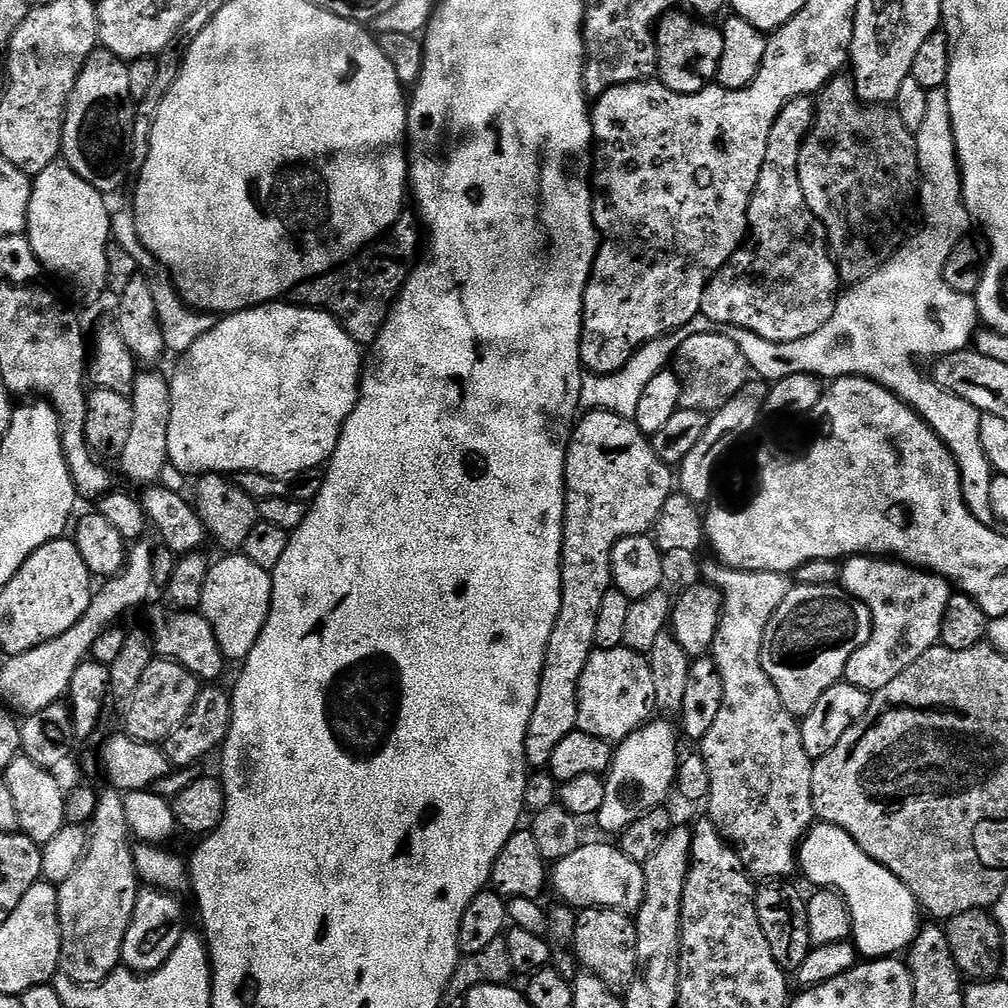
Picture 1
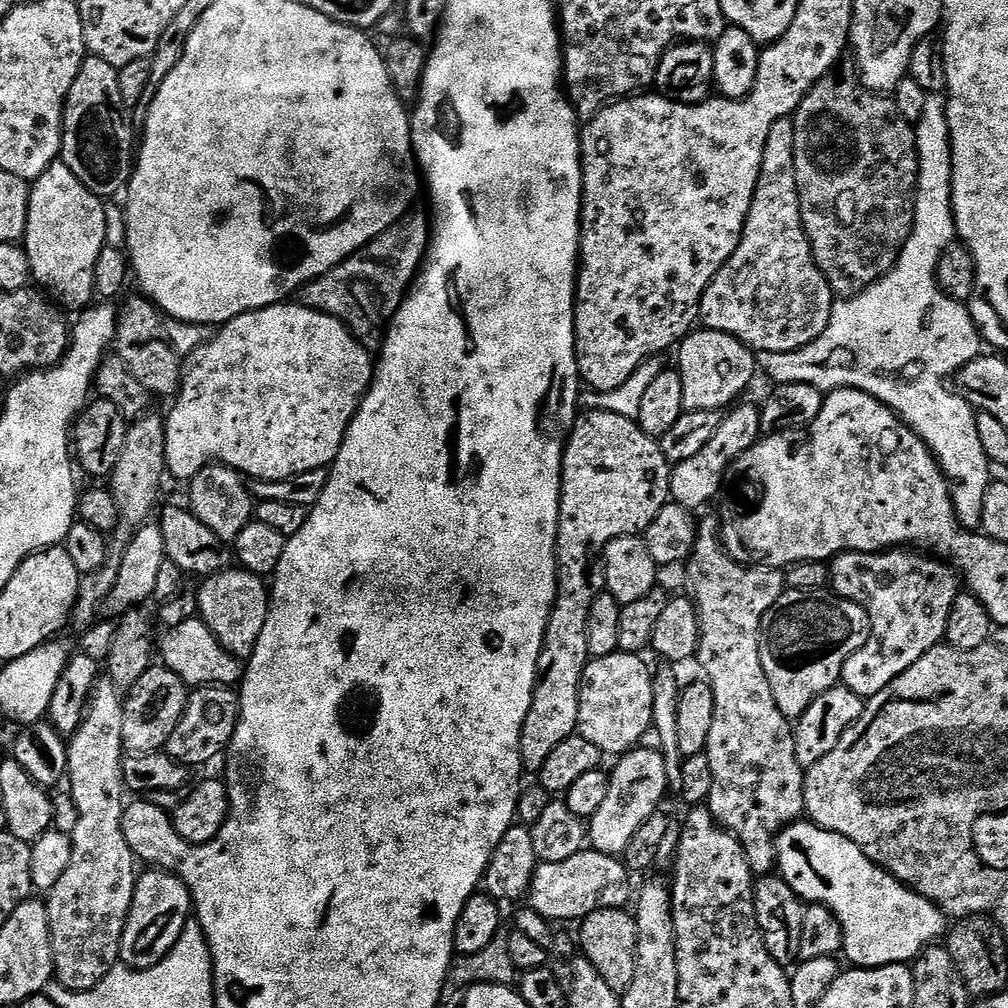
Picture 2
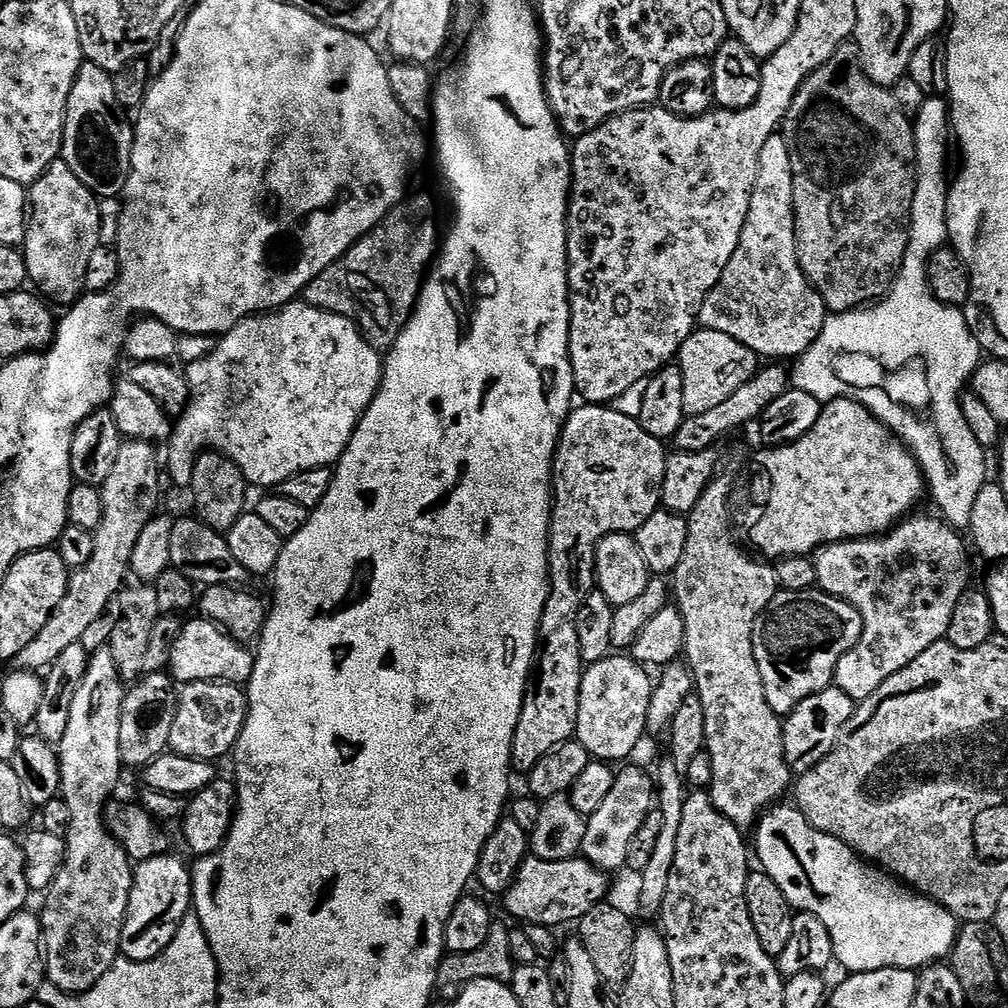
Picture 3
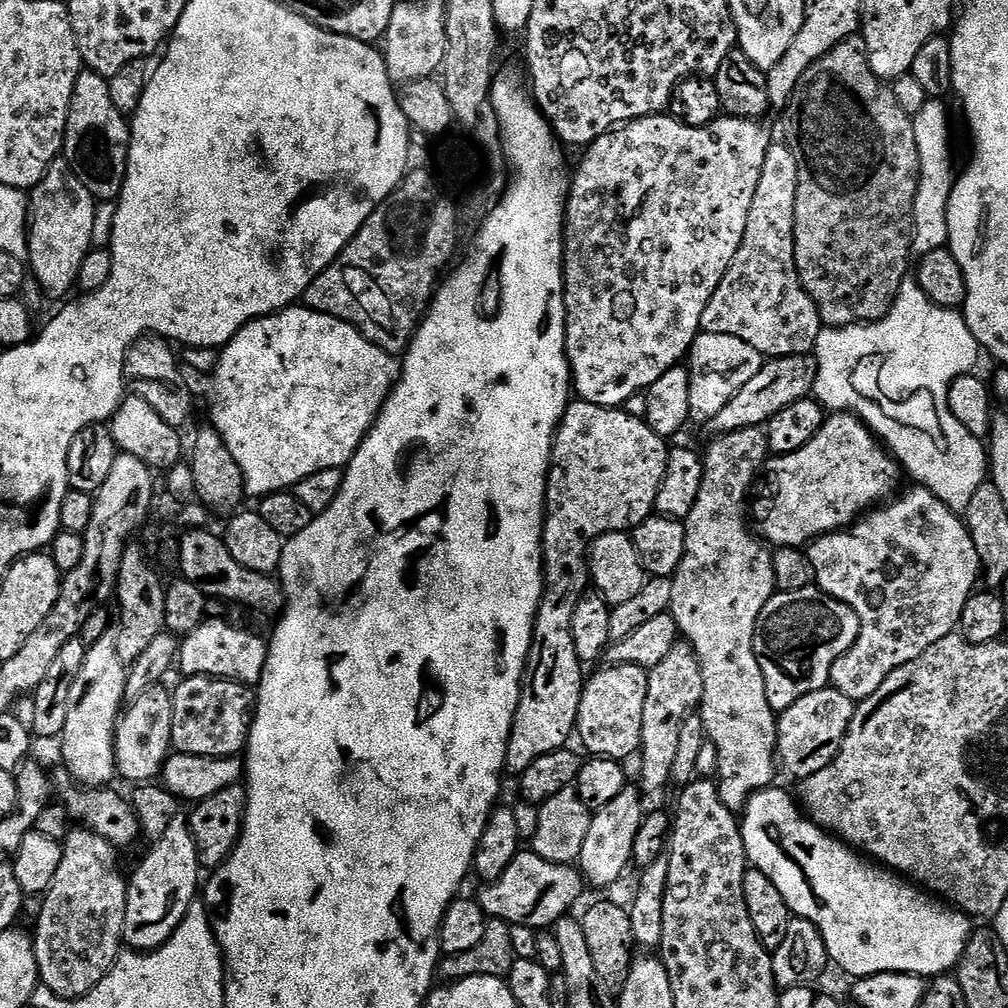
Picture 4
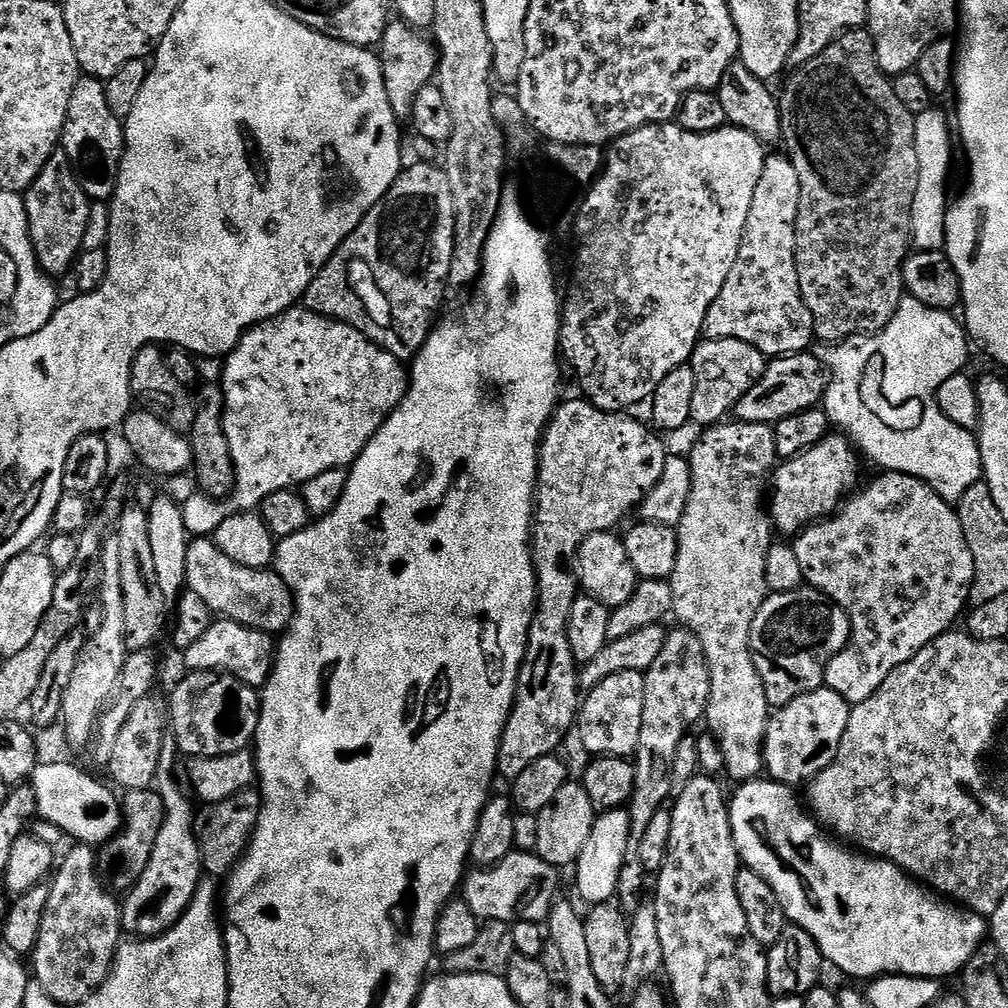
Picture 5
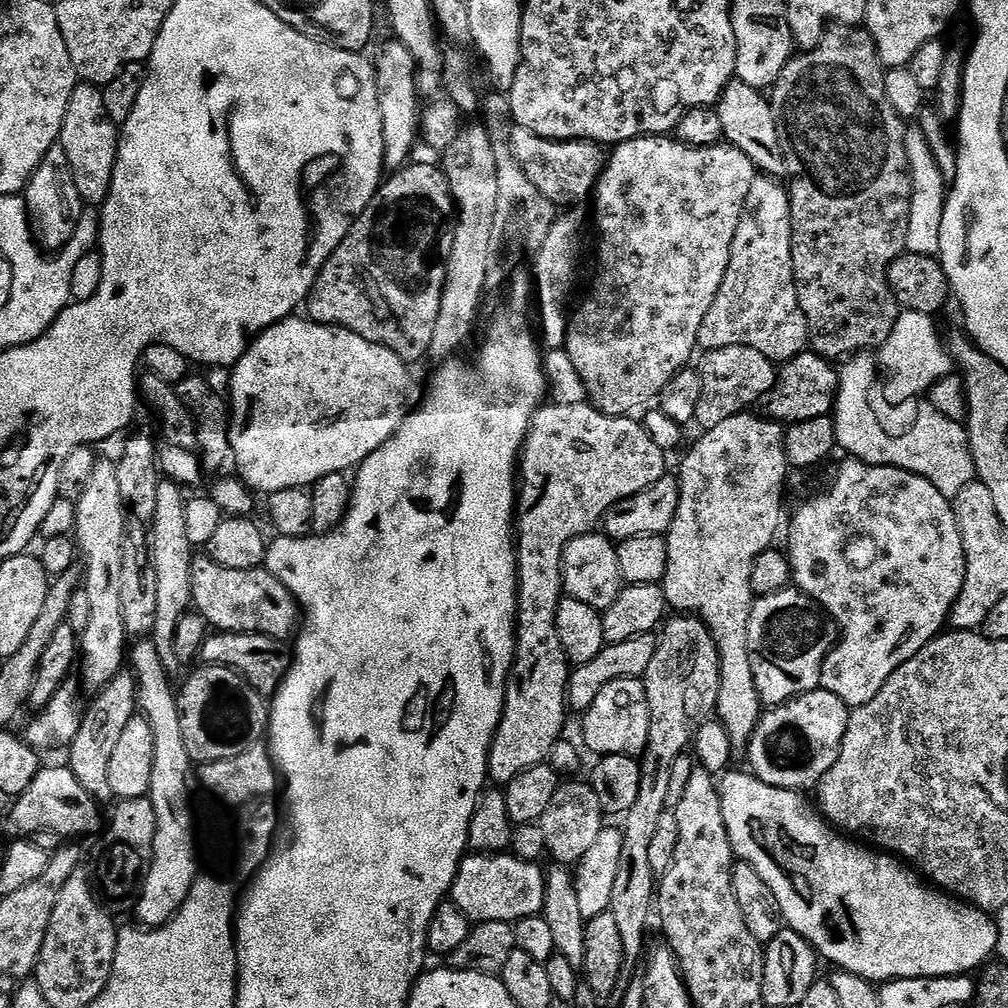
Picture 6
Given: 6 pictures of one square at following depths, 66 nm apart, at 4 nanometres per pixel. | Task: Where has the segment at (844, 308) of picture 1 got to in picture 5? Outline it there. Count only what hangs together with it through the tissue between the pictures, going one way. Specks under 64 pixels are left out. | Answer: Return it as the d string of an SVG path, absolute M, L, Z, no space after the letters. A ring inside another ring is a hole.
M933 106L916 118L916 149L918 150L918 194L914 194L912 211L912 242L919 251L935 252L944 248L946 238L946 218L950 207L948 196L948 171L952 168L952 136L948 133L948 120ZM905 294L902 302L898 306L898 310L890 318L890 322L882 329L881 332L873 332L867 336L852 336L848 340L842 340L839 344L833 344L827 349L828 353L823 353L822 359L824 367L830 377L828 381L828 389L824 392L822 401L822 409L828 416L829 425L838 427L843 430L848 439L865 457L869 456L874 463L884 472L901 472L902 474L910 474L919 480L925 480L928 485L935 490L941 498L949 502L959 502L962 494L966 494L966 490L970 490L970 486L981 483L984 467L982 466L982 458L980 457L980 441L971 431L963 429L962 426L955 425L939 408L939 402L936 400L936 394L944 382L952 375L963 373L968 367L968 344L970 348L970 337L961 321L955 320L952 312L943 312L942 310L934 310L930 306L926 306L922 302L918 302L913 296Z

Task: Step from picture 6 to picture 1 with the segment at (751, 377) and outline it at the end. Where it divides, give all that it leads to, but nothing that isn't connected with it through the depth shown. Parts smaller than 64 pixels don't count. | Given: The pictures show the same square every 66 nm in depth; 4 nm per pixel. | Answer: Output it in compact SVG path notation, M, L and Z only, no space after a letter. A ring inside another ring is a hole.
M719 331L714 334L694 334L682 342L674 357L674 371L680 379L680 406L709 414L721 408L734 394L744 389L749 383L750 369L748 360L734 346L730 338Z

